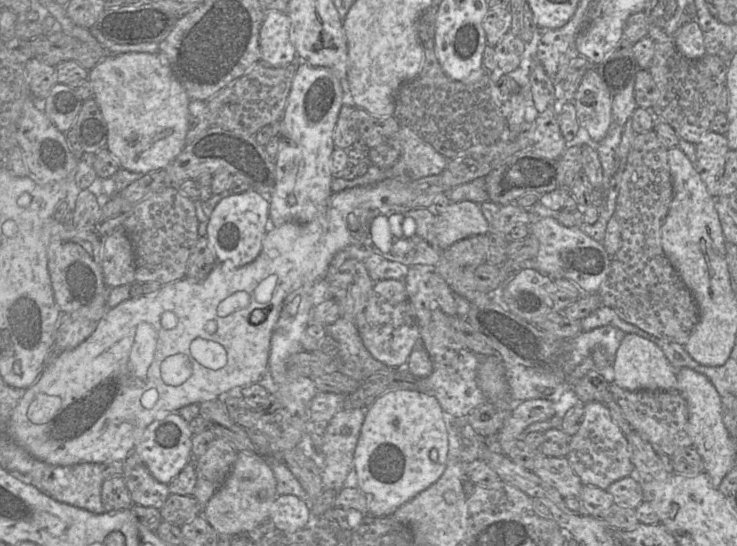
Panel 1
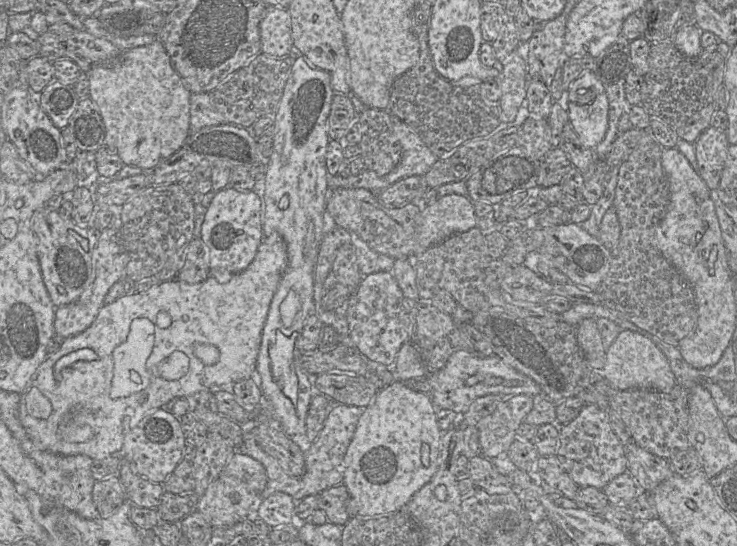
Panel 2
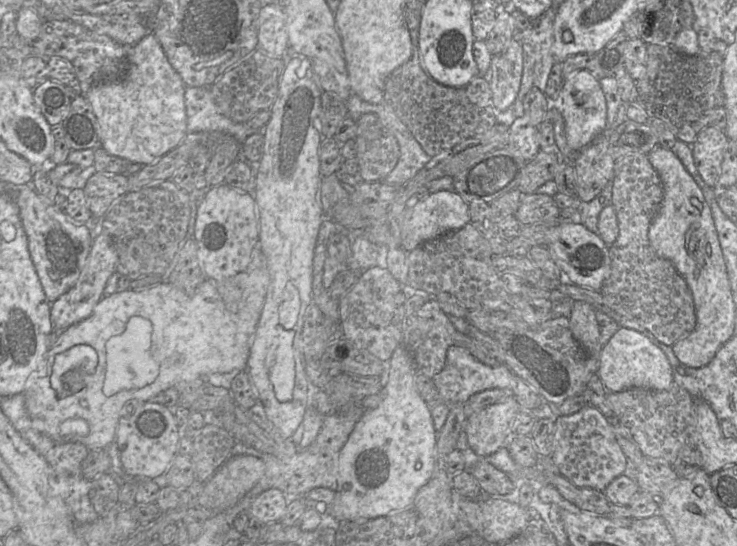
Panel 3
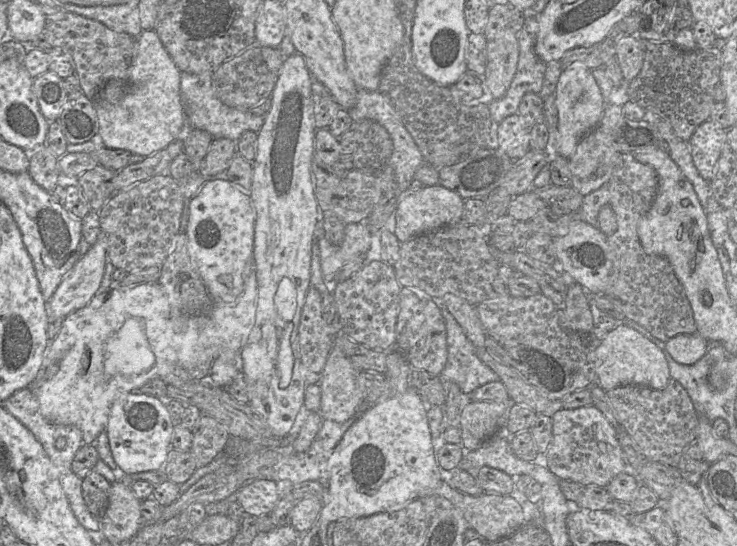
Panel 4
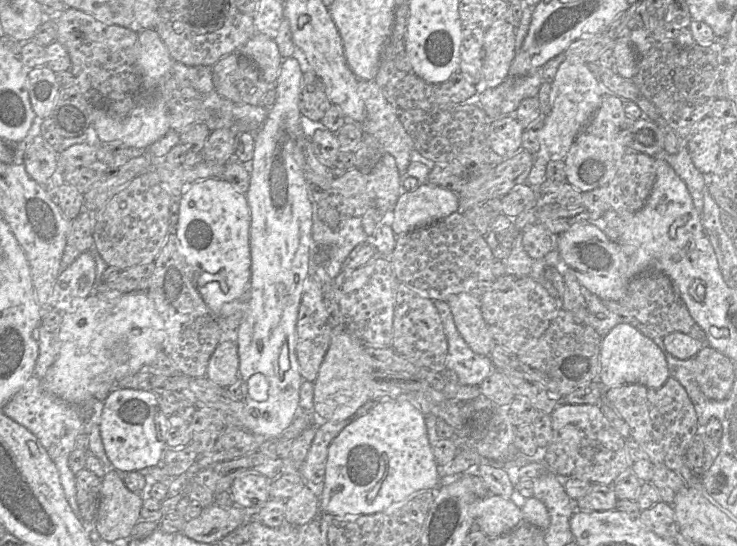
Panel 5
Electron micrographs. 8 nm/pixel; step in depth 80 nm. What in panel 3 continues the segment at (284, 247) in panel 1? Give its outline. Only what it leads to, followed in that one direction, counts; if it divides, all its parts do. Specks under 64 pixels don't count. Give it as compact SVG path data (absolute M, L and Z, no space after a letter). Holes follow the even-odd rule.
M258 244L252 250L246 274L245 288L236 303L236 311L230 311L226 307L216 283L210 279L206 279L191 293L186 293L168 282L162 282L143 290L129 289L103 296L88 318L61 332L58 343L49 348L45 359L39 364L36 378L25 391L26 411L34 427L55 442L81 443L89 450L105 450L115 440L119 420L162 391L174 387L179 382L207 380L207 376L212 374L235 374L245 370L270 281L266 259ZM133 316L147 319L152 324L151 355L159 367L158 376L143 388L122 390L106 396L103 393L106 342L110 337L121 334L128 319Z

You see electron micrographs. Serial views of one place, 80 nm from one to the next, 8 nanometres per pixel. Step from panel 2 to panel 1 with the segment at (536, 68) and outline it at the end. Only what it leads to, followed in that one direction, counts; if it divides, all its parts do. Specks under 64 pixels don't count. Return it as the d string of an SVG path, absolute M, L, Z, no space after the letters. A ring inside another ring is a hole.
M578 8L573 17L564 26L549 29L541 37L535 58L547 75L553 79L557 73L560 59L570 45L575 45L576 39L589 16L589 9Z

